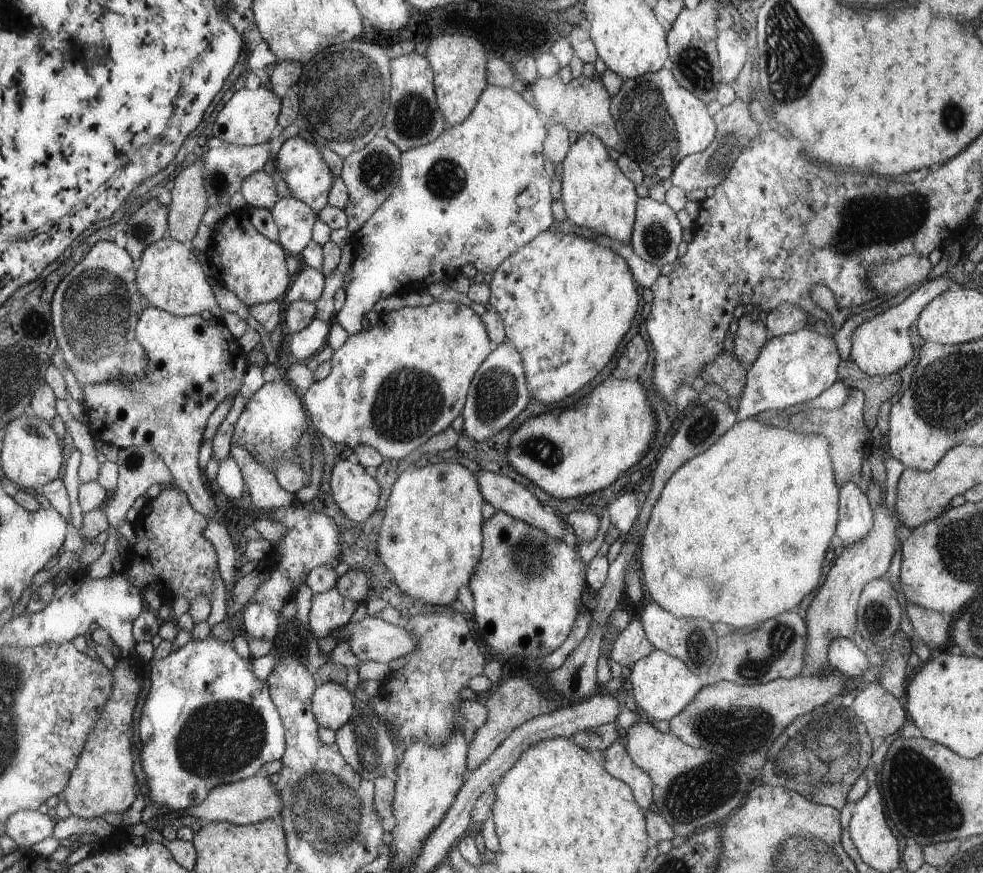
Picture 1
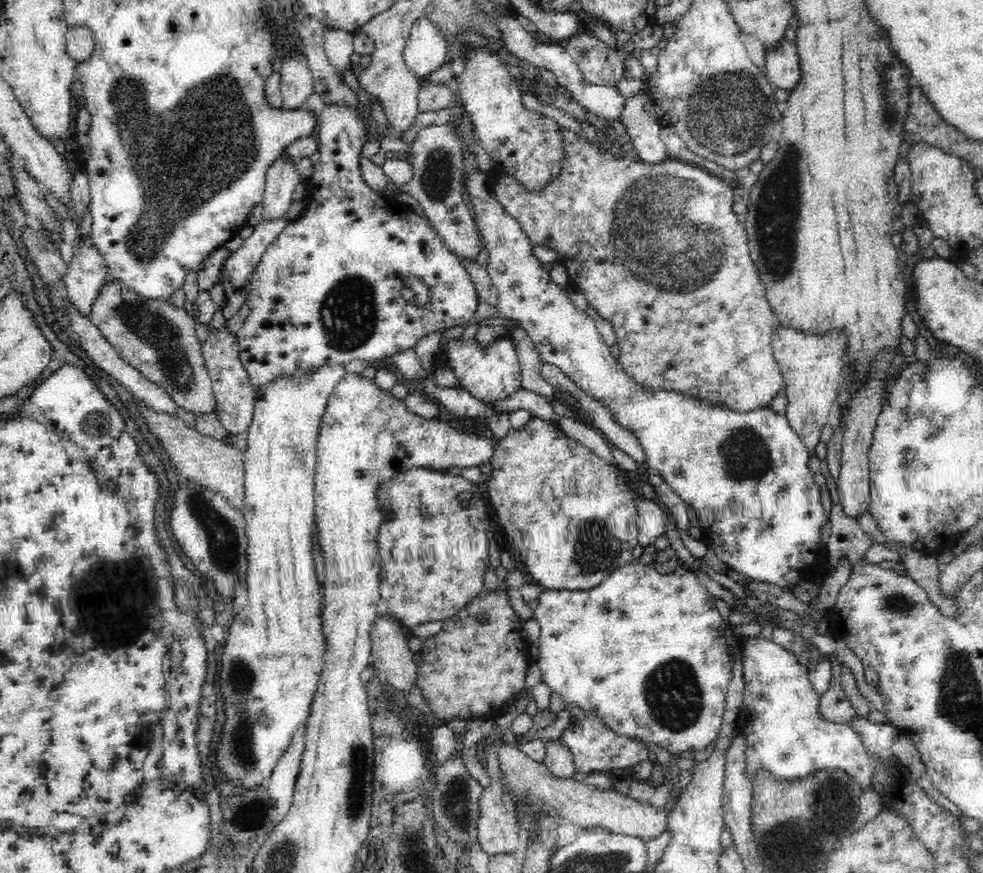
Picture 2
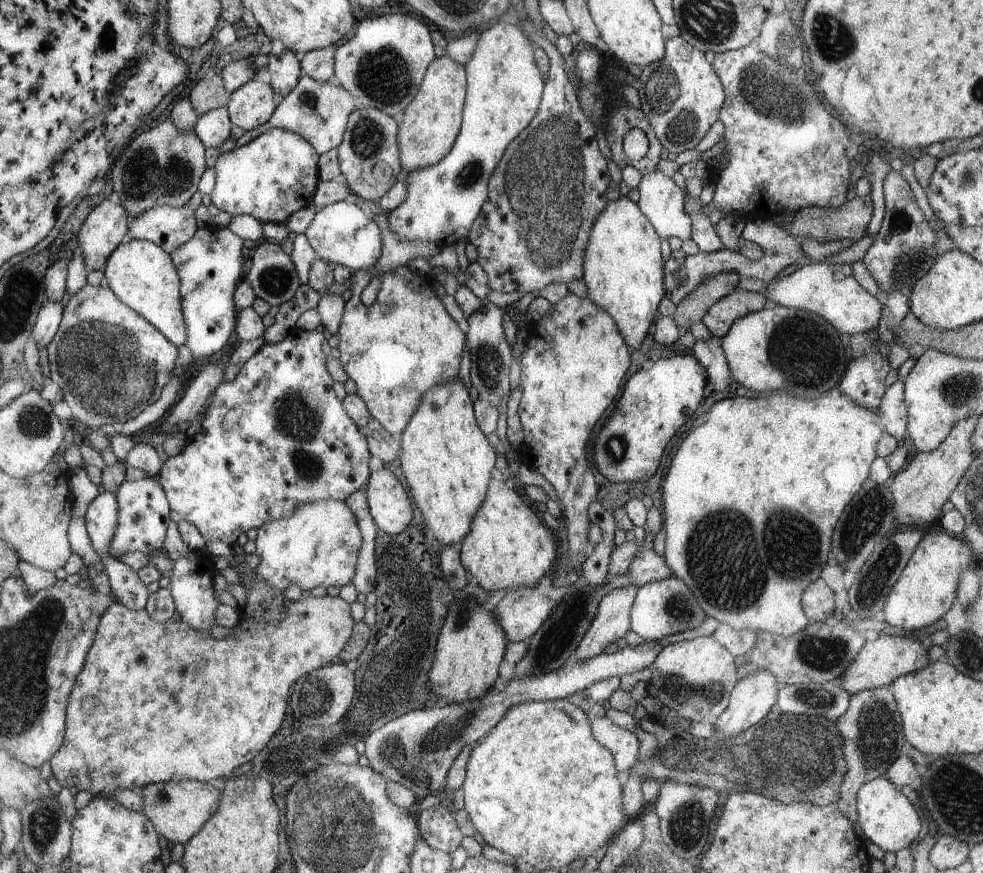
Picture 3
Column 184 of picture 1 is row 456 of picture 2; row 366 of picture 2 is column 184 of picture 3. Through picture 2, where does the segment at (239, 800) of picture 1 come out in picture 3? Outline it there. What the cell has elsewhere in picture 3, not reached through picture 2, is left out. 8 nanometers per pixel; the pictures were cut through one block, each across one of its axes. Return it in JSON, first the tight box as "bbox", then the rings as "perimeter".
{"bbox":[140,780,220,845],"perimeter":[[[198,780],[152,783],[140,790],[140,793],[145,800],[143,813],[153,822],[157,831],[174,845],[185,845],[195,834],[201,832],[210,817],[220,809],[220,791],[209,783]]]}

